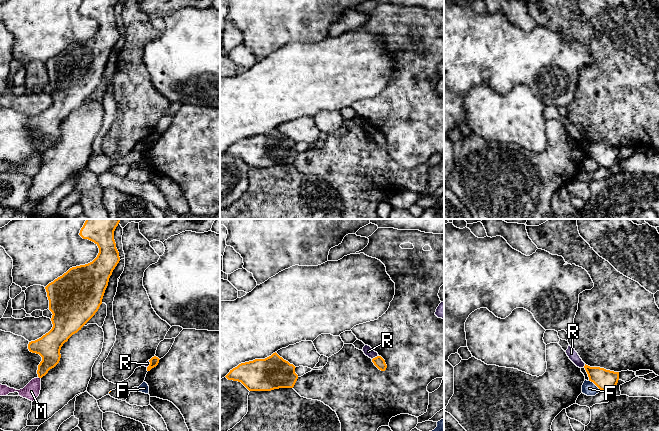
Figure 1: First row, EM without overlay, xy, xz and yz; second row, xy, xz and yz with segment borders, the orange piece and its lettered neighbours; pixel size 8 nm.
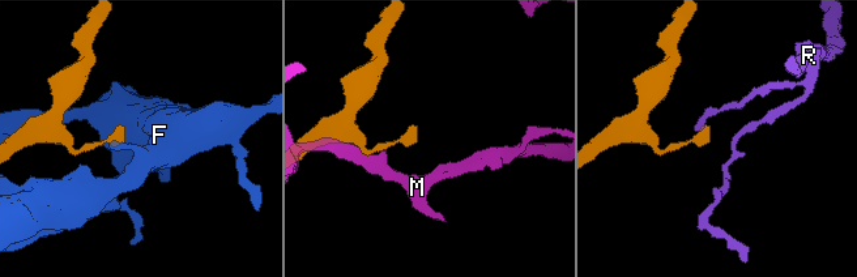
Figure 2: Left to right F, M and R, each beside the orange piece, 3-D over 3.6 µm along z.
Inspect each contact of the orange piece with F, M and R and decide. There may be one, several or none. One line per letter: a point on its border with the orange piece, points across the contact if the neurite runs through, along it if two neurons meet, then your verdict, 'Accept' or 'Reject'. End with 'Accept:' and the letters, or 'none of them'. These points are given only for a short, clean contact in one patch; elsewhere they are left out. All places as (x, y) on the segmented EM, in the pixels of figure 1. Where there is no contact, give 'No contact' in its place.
F: Touches orange at yz (595, 384). Boundary: yz (589, 380), (600, 389). Reject
M: Touches orange at xy (39, 377). Reject
R: Touches orange at xz (375, 357). Boundary: xz (378, 355), (372, 359). Reject
Accept: none of them

